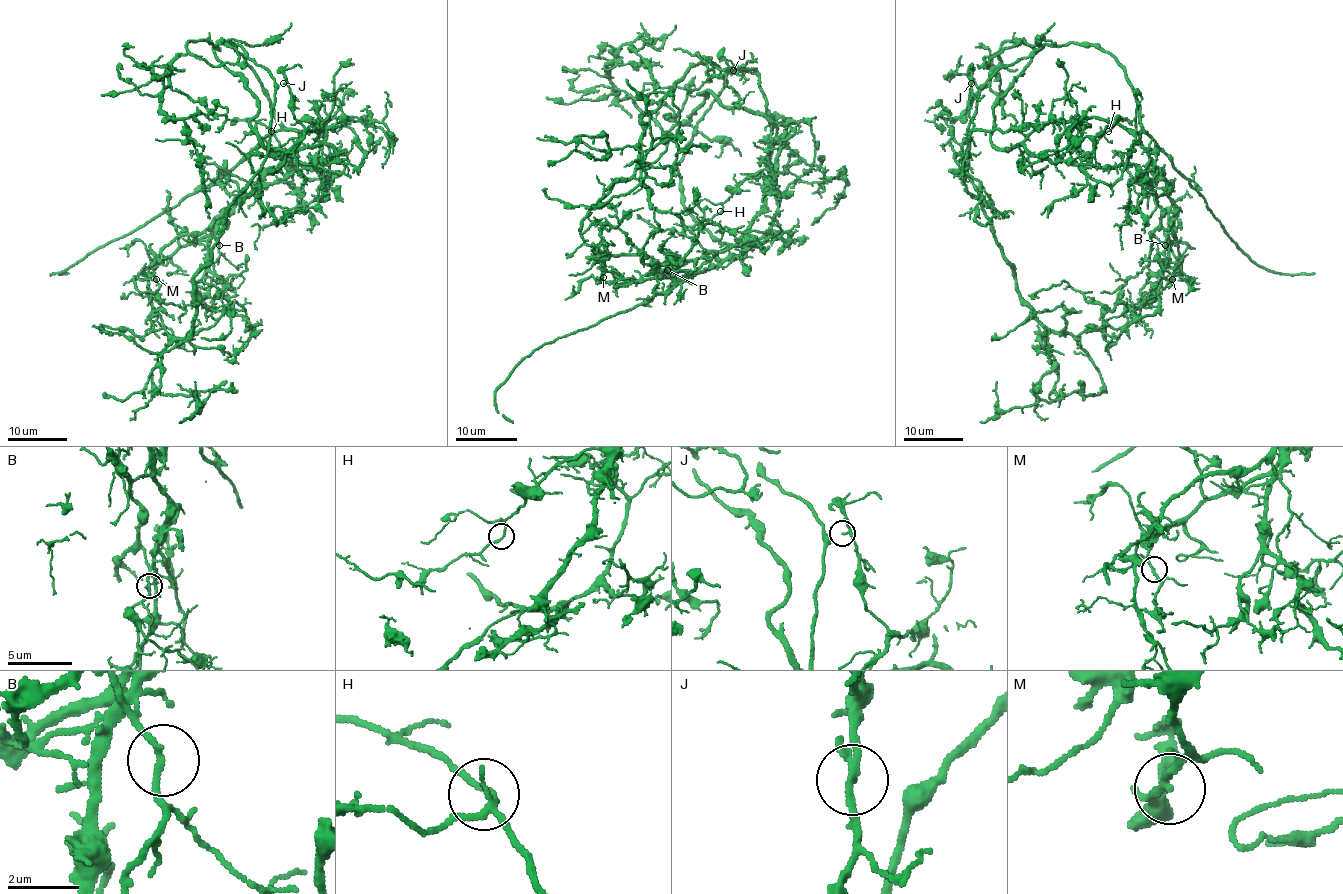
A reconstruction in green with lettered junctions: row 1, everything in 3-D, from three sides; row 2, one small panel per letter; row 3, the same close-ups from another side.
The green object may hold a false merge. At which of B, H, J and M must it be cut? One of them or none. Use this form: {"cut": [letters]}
{"cut": ["B"]}

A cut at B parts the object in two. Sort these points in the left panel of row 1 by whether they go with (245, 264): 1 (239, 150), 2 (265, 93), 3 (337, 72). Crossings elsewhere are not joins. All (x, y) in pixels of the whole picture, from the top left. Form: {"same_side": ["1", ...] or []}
{"same_side": ["1", "2"]}

